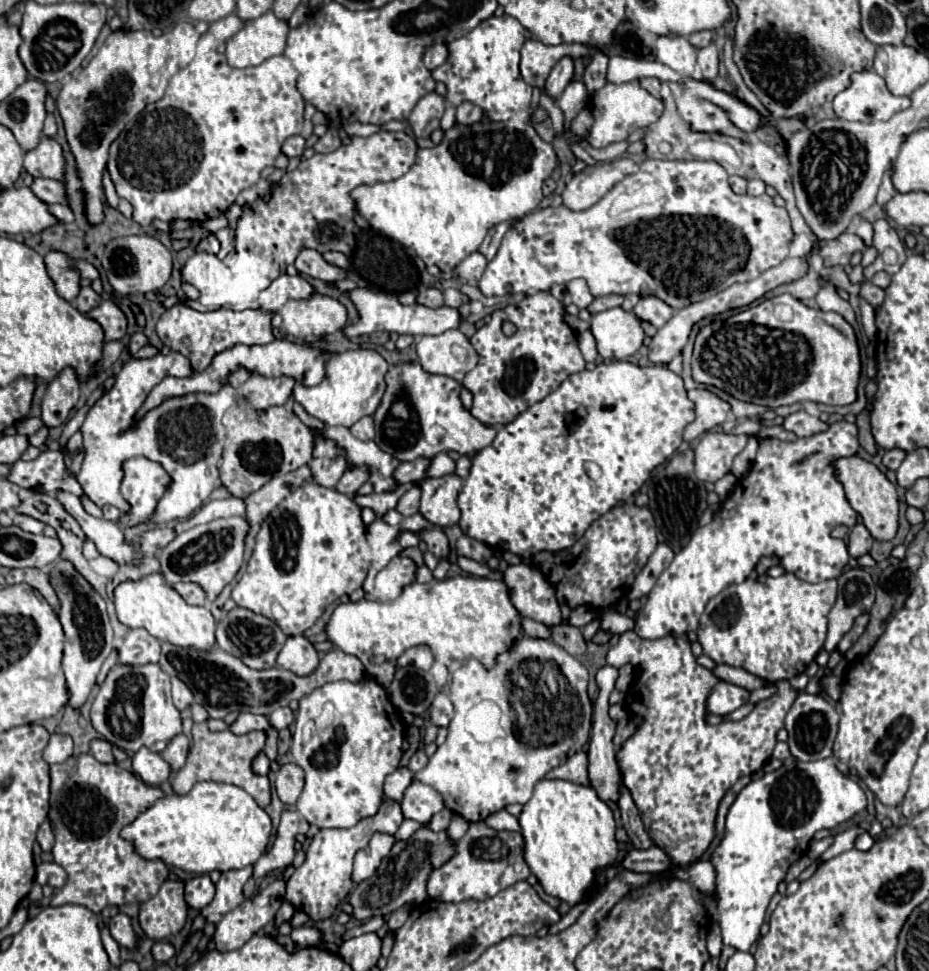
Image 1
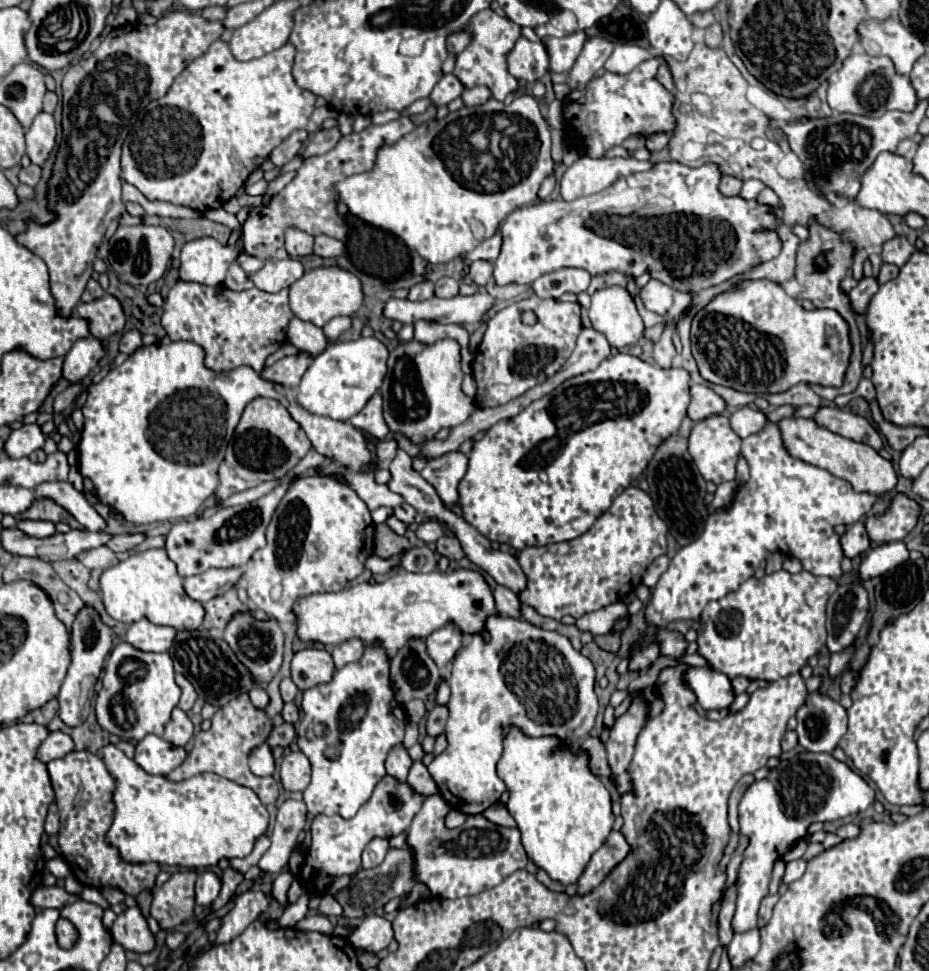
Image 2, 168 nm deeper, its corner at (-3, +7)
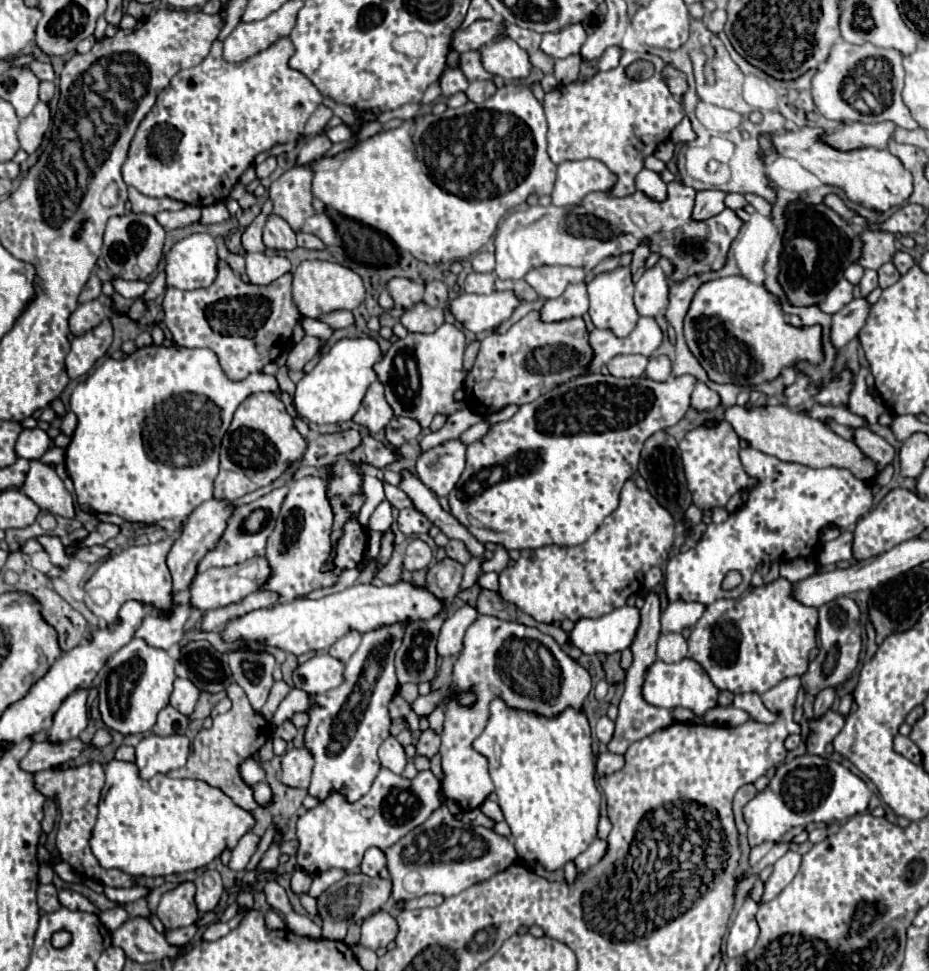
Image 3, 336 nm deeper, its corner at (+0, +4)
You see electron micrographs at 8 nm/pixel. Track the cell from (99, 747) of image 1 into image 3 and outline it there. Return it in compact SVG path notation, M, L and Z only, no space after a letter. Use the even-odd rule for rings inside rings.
M112 759L106 763L106 785L102 789L102 799L100 799L100 805L98 805L98 821L96 821L96 827L94 827L94 833L92 833L92 853L96 855L96 859L100 861L102 867L106 869L120 869L132 877L158 877L158 875L172 875L172 873L186 873L186 871L194 871L194 869L200 869L200 867L206 867L208 863L212 863L216 857L220 857L222 851L226 849L234 849L236 843L240 841L242 835L246 835L248 831L252 831L252 827L256 825L256 819L250 815L250 811L238 807L226 793L222 793L218 787L212 787L204 781L198 781L198 779L170 779L166 775L156 775L152 779L140 779L138 777L138 771L136 771L136 765L134 763L126 763L126 761L118 761L118 759Z

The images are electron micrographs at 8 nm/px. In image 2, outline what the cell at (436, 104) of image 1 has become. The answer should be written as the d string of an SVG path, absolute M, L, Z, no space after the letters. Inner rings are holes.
M445 74L439 82L437 82L437 86L433 88L433 92L431 92L431 100L433 100L433 104L435 106L445 106L445 104L449 104L451 100L455 100L455 98L459 98L461 94L463 94L463 84L459 82L459 78L455 76L455 74Z

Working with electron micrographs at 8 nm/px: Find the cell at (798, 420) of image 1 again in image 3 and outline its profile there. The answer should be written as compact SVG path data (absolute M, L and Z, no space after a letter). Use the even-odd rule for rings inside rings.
M868 425L854 429L854 443L878 465L878 469L884 469L894 459L894 447L888 445L880 435L870 431Z

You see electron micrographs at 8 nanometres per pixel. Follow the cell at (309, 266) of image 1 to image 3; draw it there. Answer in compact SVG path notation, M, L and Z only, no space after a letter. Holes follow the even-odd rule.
M270 215L264 225L264 245L276 251L292 251L296 249L296 233L292 227L278 215Z

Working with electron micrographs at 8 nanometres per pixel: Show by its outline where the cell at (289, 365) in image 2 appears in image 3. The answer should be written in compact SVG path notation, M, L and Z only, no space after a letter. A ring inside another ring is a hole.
M306 335L300 343L294 345L294 349L290 351L288 355L288 361L286 361L286 367L288 371L302 371L302 367L320 351L320 343L318 339Z

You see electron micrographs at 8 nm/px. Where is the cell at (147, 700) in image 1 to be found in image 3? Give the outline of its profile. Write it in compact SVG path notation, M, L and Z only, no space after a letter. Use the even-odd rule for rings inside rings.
M132 639L118 649L106 663L100 681L100 715L108 729L122 735L140 735L156 725L158 713L168 705L172 695L174 659L160 649L148 647L144 639Z

